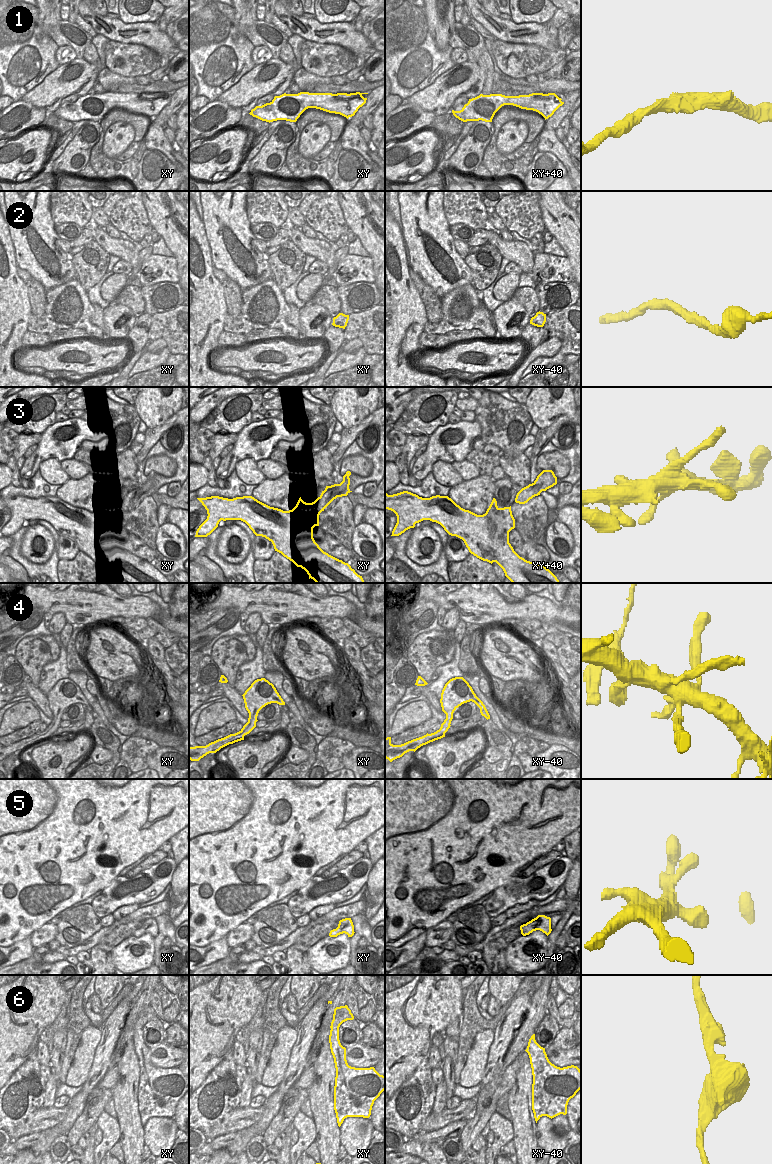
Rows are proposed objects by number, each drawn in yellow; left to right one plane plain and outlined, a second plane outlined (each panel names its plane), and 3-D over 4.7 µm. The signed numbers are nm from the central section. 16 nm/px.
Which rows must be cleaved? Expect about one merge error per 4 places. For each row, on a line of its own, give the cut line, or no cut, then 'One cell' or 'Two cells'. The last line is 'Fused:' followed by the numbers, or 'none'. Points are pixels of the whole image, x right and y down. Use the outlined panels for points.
1: No split. One cell
2: No split. One cell
3: No split. One cell
4: No split. One cell
5: No split. One cell
6: No split. One cell
Fused: none.

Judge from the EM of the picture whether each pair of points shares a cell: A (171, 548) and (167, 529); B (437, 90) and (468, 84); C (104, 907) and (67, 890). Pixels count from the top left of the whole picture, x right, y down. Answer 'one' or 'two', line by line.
A: one
B: one
C: two

